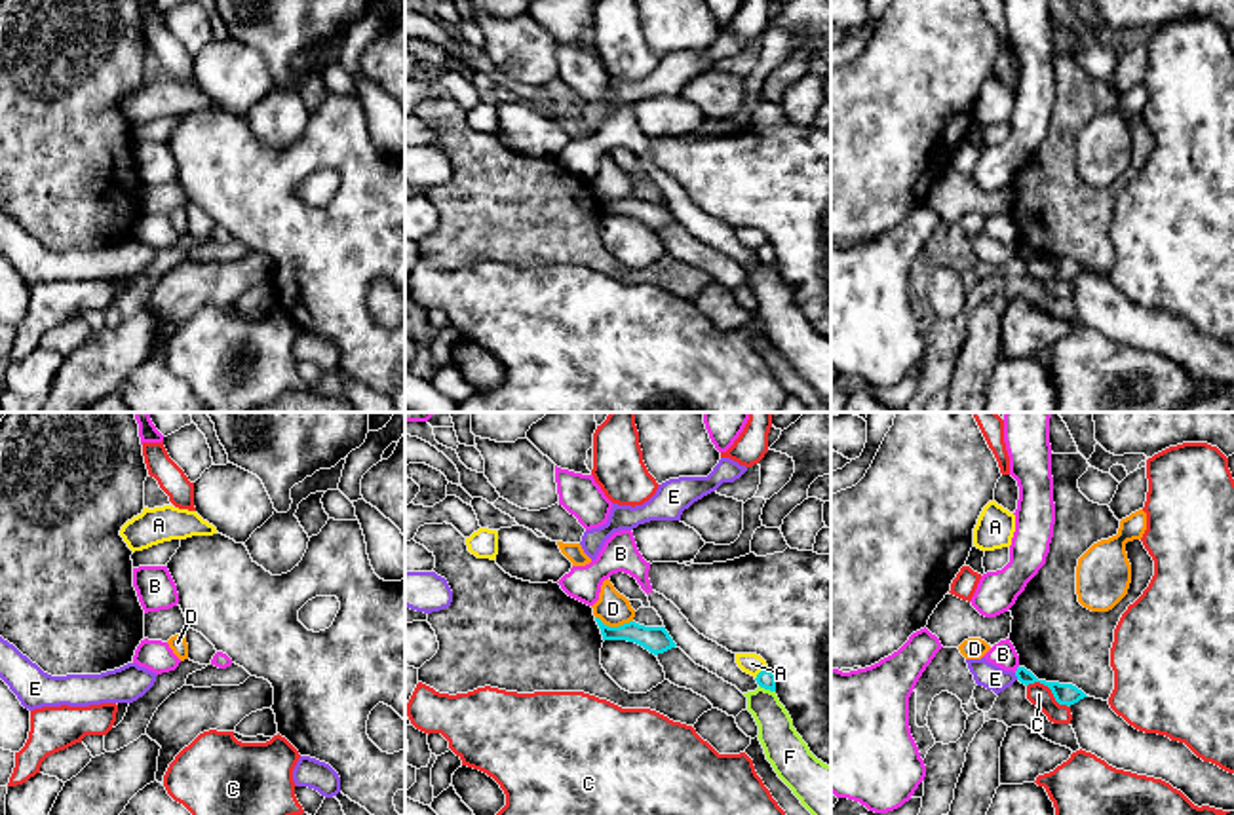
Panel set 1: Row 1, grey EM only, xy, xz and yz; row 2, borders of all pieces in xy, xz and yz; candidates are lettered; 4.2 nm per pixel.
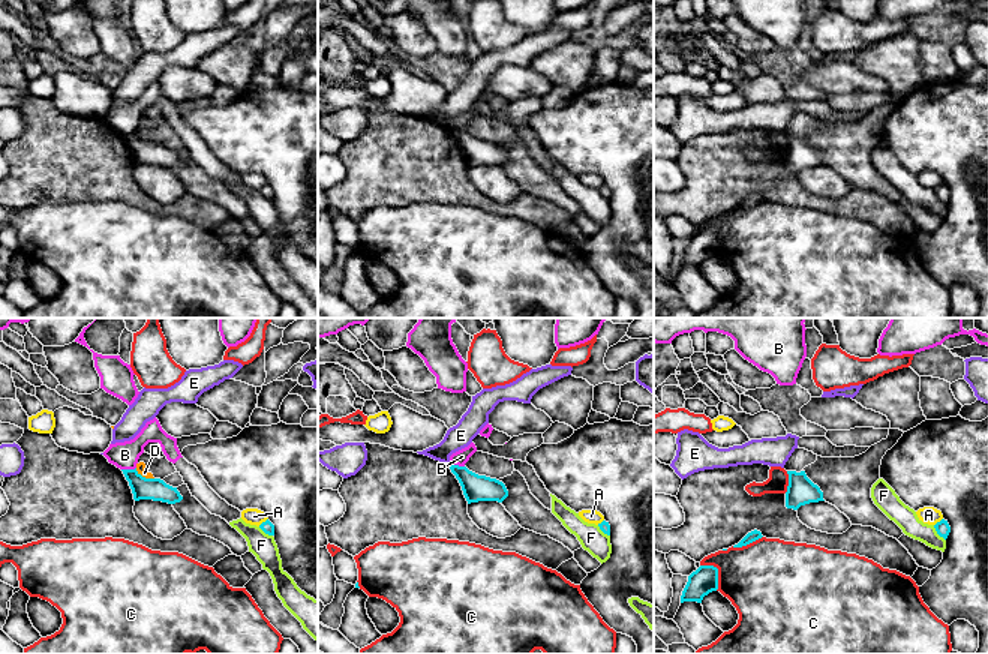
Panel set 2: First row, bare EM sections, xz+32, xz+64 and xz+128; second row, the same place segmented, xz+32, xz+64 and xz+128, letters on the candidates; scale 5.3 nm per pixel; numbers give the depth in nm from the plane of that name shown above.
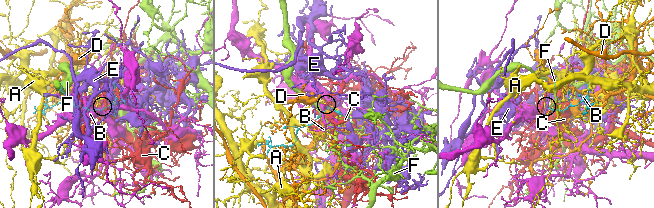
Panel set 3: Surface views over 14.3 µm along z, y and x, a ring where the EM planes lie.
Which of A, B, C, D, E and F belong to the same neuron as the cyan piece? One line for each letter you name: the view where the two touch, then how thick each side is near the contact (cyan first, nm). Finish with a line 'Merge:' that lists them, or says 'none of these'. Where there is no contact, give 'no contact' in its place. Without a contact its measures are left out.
Merge: none of these

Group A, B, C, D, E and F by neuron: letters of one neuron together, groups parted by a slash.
A / B / C / D / E / F

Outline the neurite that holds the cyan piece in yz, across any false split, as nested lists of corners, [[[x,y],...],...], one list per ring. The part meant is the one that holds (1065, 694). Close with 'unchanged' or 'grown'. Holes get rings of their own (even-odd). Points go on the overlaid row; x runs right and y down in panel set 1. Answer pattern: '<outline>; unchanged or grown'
[[[1017,667],[1015,676],[1025,686],[1034,684],[1034,682],[1040,682],[1040,684],[1048,686],[1059,705],[1070,707],[1070,705],[1078,703],[1080,699],[1088,697],[1082,690],[1078,690],[1072,684],[1059,684],[1059,682],[1038,680],[1025,667]]]; unchanged

